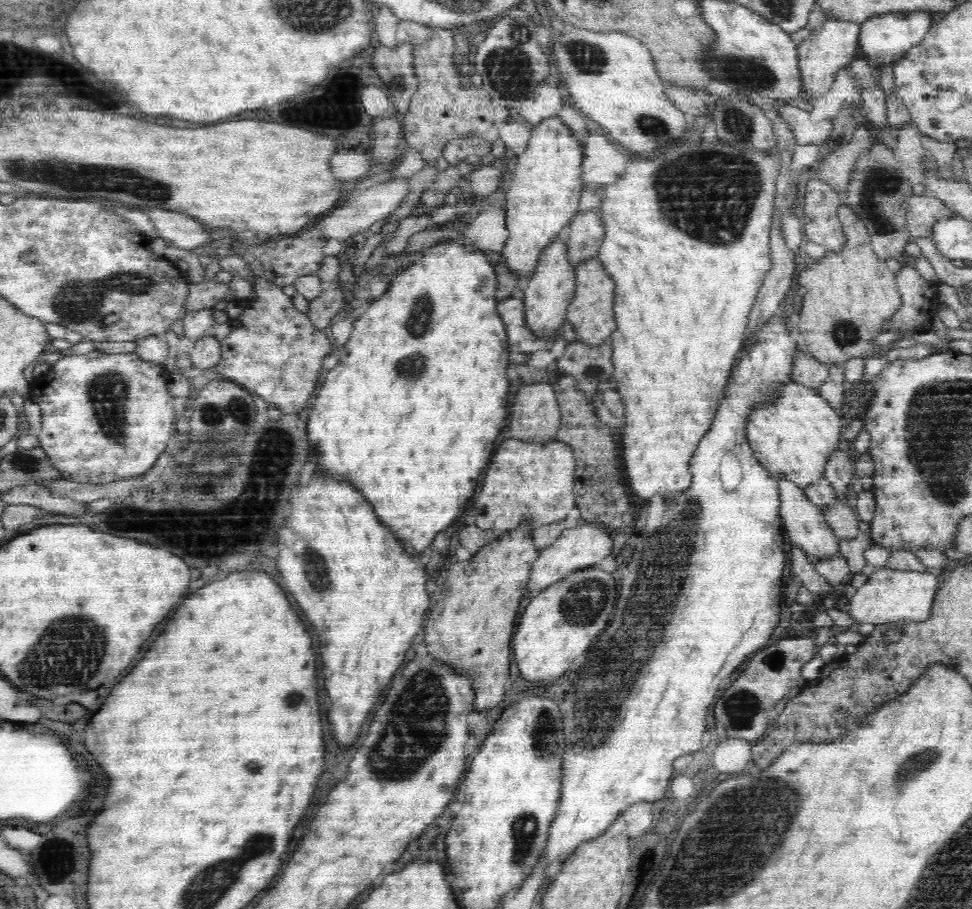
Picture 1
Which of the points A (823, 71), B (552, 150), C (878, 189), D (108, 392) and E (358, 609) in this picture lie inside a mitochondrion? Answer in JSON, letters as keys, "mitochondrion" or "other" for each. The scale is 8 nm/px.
{"A":"other","B":"other","C":"mitochondrion","D":"mitochondrion","E":"other"}

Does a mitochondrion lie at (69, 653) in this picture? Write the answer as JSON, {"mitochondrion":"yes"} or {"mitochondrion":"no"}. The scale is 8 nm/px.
{"mitochondrion":"yes"}

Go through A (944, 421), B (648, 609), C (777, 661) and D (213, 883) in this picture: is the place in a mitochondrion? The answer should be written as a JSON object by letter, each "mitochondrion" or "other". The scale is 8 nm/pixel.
{"A":"mitochondrion","B":"mitochondrion","C":"mitochondrion","D":"mitochondrion"}

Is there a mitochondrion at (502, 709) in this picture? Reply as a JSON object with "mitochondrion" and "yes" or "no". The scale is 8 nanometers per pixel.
{"mitochondrion":"no"}

